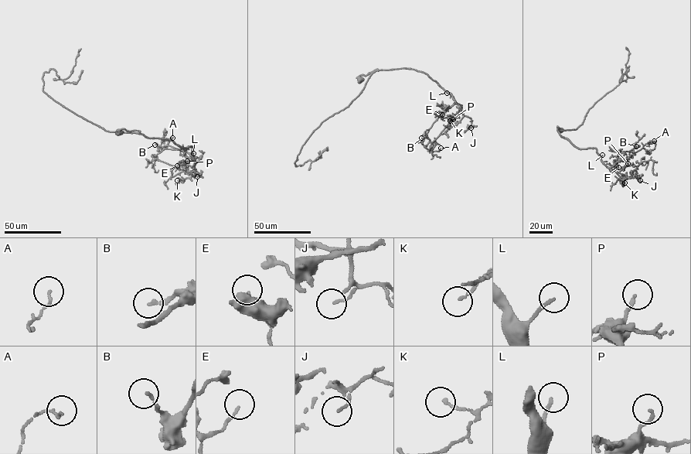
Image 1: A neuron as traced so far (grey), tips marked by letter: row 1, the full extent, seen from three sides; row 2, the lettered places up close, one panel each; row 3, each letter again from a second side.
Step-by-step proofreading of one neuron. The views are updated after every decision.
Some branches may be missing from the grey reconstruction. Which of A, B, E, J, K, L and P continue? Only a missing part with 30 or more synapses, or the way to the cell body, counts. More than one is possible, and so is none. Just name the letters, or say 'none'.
L

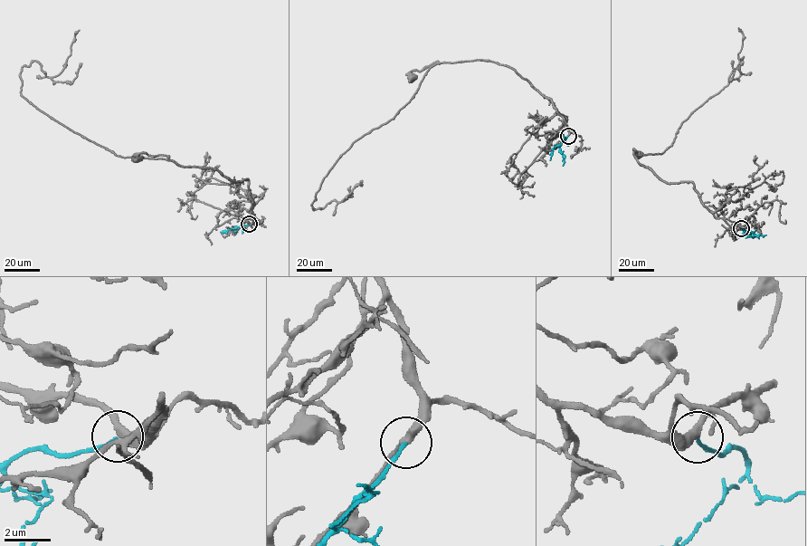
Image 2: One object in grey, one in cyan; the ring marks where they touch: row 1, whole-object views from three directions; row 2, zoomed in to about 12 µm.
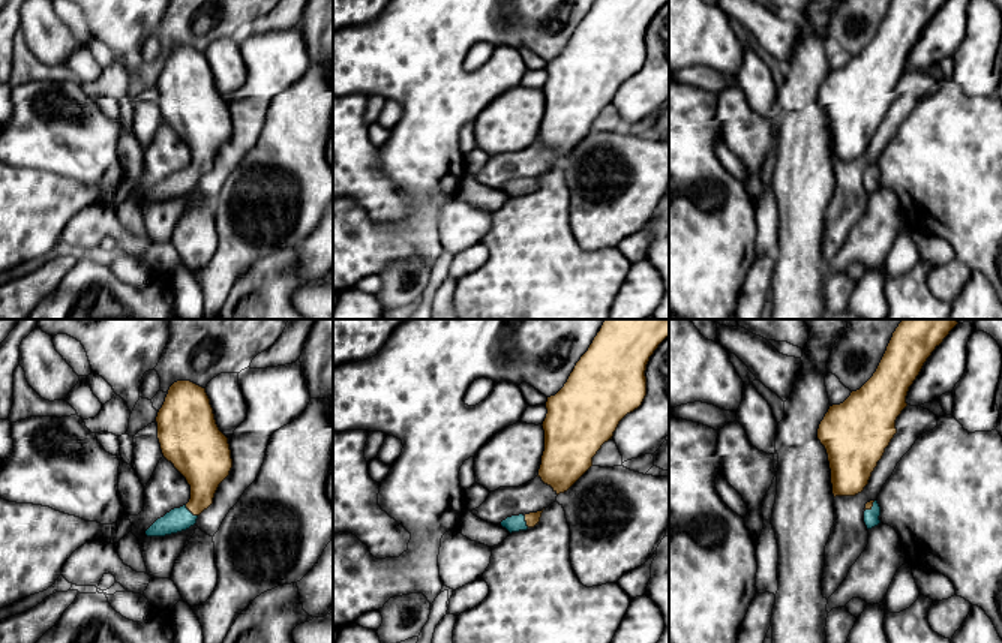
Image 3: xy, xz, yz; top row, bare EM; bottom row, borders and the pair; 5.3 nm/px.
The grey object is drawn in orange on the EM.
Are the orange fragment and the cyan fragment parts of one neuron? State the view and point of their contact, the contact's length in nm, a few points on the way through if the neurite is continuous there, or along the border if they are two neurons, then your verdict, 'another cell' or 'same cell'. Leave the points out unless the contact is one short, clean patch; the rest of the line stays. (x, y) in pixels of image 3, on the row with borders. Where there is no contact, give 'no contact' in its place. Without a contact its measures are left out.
xy (191, 511) | 90 nm | across xy (204, 468), (201, 498), (191, 511), (180, 519) | same cell

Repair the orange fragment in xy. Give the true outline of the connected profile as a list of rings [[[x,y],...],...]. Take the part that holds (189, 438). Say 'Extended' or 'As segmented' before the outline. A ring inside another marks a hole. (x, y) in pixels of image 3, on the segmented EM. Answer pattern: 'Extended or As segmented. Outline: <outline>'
Extended. Outline: [[[190,381],[174,382],[156,423],[162,454],[186,478],[190,499],[158,519],[146,531],[147,537],[165,537],[194,526],[232,468],[228,438],[216,424],[206,388]]]

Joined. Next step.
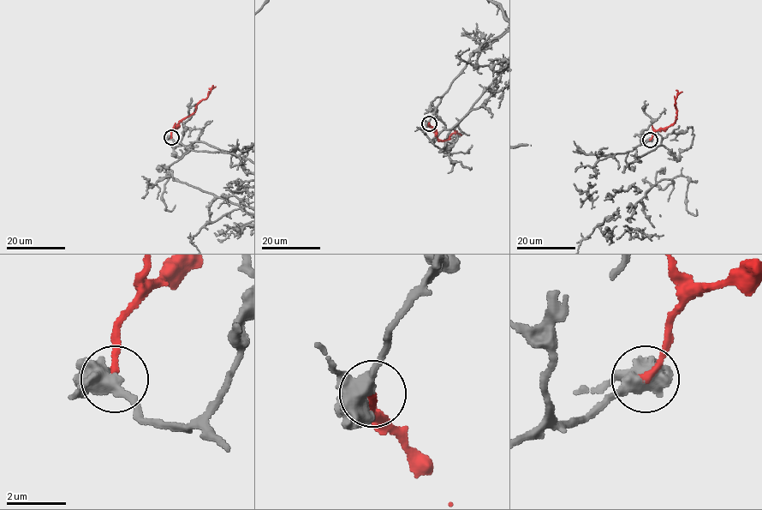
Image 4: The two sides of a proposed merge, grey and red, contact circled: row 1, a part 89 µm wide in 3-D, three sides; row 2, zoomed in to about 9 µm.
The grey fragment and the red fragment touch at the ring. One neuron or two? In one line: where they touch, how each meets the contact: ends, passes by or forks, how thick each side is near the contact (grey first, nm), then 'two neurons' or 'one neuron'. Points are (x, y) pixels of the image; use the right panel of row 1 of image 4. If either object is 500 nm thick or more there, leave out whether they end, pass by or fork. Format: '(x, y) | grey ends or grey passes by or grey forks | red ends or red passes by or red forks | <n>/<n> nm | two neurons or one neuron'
(650, 140) | grey passes by | red ends | 480/240 nm | one neuron

